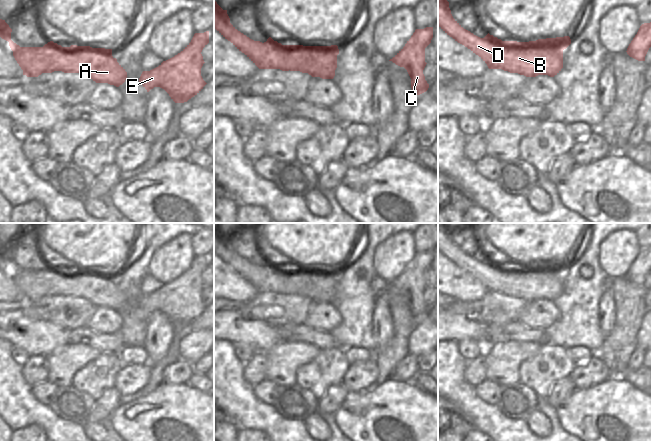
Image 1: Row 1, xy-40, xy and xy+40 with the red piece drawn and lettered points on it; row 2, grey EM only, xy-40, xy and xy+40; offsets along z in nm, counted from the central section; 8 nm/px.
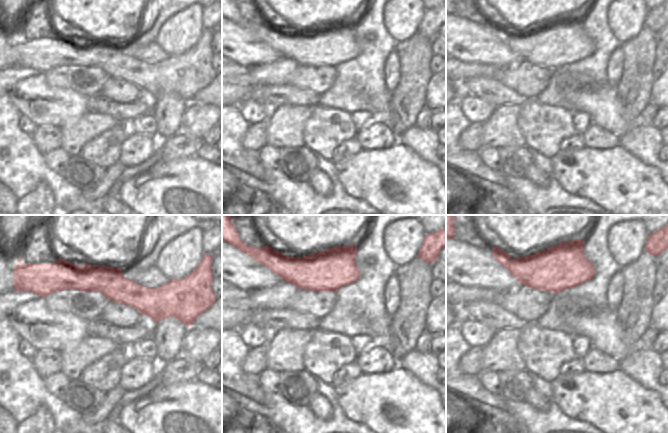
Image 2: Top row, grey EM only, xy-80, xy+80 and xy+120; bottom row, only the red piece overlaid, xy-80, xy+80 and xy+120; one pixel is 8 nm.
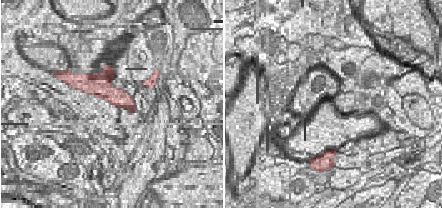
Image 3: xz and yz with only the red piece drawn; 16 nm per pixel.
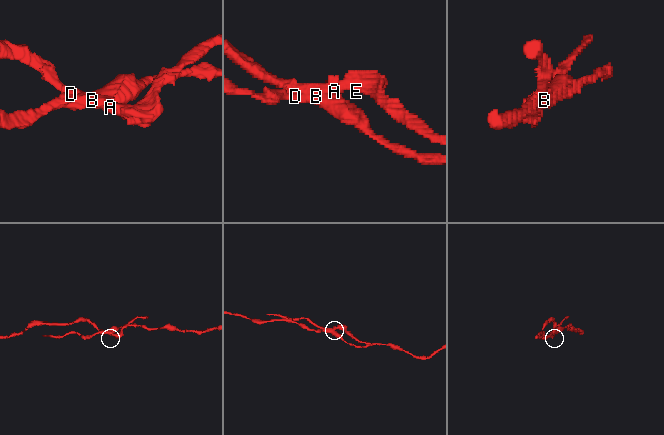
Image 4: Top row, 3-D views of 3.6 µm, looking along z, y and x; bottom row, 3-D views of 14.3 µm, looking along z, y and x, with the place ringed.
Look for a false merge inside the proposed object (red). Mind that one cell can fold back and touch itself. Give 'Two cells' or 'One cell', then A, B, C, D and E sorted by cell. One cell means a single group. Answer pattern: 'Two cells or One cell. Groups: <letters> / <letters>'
Two cells. Groups: A C E / B D.

